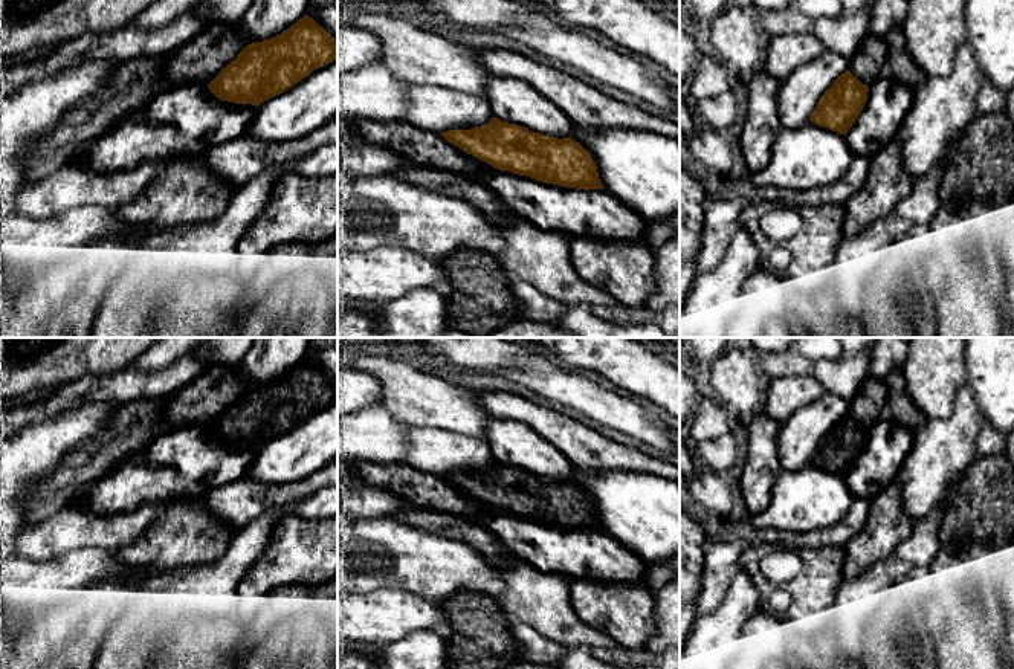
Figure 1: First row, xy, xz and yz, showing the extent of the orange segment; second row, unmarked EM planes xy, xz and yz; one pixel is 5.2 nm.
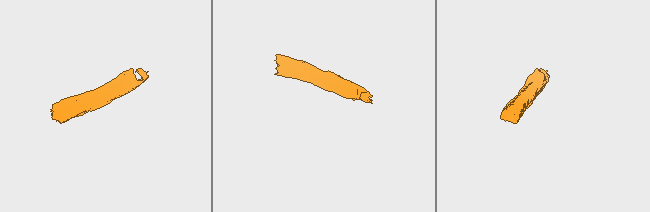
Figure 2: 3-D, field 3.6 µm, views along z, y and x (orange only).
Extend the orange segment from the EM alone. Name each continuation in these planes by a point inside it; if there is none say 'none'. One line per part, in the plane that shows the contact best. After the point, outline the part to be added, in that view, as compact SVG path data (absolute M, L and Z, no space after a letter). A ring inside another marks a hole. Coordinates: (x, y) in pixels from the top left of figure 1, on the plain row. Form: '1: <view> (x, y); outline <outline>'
none

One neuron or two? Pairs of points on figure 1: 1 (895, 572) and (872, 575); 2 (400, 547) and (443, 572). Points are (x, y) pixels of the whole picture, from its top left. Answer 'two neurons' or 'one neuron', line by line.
1: one neuron
2: one neuron

